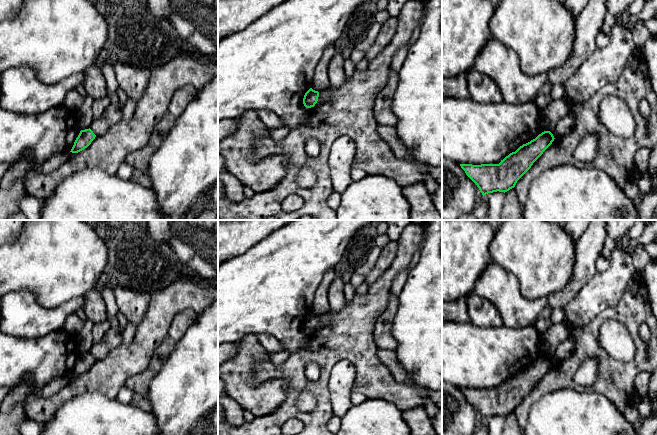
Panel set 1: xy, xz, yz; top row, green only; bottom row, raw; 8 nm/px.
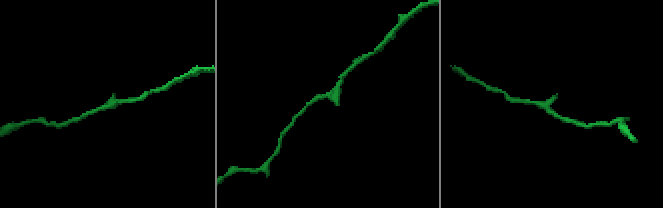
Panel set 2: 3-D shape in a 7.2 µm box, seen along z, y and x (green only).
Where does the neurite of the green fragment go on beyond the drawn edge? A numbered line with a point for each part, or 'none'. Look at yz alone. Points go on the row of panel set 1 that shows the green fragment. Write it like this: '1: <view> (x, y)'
none

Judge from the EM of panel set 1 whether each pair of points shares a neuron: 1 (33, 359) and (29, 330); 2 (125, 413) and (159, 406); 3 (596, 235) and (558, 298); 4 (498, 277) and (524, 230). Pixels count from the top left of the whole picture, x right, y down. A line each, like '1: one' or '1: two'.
1: two
2: two
3: one
4: two

